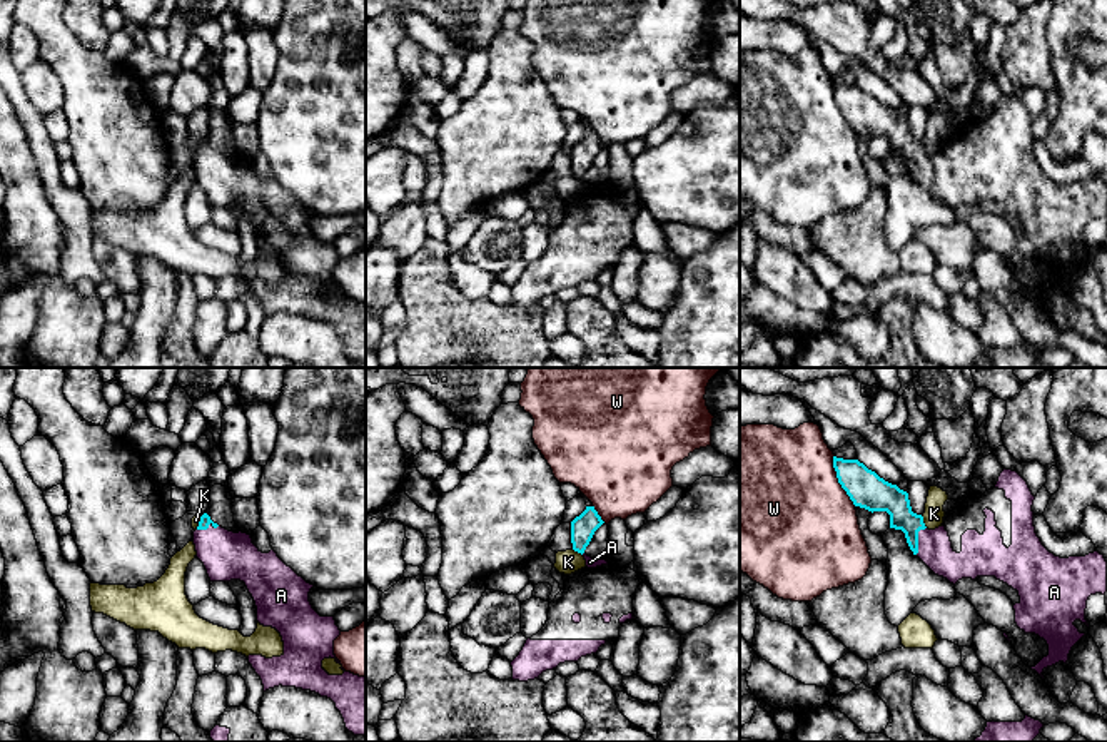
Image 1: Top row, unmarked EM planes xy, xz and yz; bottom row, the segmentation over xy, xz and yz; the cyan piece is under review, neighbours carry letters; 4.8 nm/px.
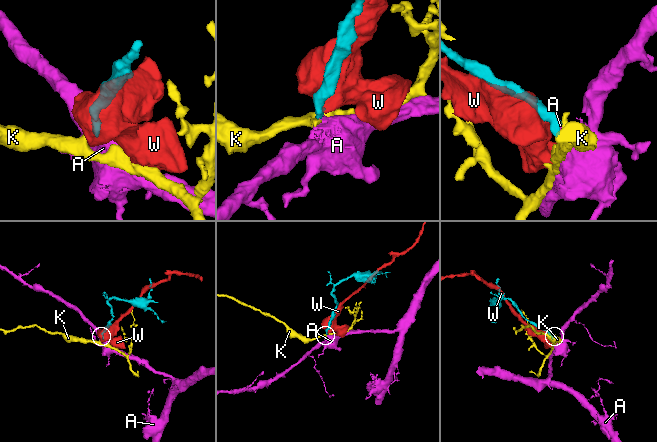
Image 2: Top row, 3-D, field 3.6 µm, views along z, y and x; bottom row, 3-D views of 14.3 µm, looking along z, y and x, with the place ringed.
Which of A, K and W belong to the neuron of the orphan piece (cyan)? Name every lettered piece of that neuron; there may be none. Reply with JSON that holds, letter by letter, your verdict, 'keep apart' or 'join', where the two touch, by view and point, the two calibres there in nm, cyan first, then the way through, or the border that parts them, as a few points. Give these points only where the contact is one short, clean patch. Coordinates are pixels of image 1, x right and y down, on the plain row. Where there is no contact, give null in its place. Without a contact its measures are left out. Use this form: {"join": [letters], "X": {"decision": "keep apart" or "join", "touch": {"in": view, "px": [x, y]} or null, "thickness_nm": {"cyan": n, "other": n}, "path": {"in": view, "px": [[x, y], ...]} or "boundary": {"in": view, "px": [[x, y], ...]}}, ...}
{"join": ["A"], "A": {"decision": "join", "touch": {"in": "yz", "px": [917, 166]}, "thickness_nm": {"cyan": 140, "other": 160}, "path": {"in": "yz", "px": [[890, 124], [915, 156], [917, 166], [935, 176]]}}, "K": {"decision": "keep apart", "touch": {"in": "yz", "px": [922, 147]}, "thickness_nm": {"cyan": 160, "other": 100}, "boundary": {"in": "yz", "px": [[920, 141], [927, 152]]}}, "W": {"decision": "keep apart", "touch": {"in": "yz", "px": [839, 106]}, "thickness_nm": {"cyan": 180, "other": 500}}}

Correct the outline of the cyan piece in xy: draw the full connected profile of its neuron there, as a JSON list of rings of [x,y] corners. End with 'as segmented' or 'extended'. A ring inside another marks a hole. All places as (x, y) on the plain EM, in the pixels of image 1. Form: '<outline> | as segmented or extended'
[[[207,139],[200,142],[194,157],[197,184],[204,189],[210,207],[240,206],[245,209],[257,232],[257,247],[275,254],[284,267],[281,282],[265,284],[249,281],[249,289],[260,302],[264,318],[274,313],[296,313],[327,323],[341,338],[346,354],[354,361],[366,363],[366,302],[346,297],[329,301],[322,294],[324,284],[336,284],[334,266],[341,261],[334,242],[321,242],[309,227],[314,211],[307,209],[291,192],[287,192],[274,175],[262,179],[247,159],[229,157],[210,145]]] | extended

